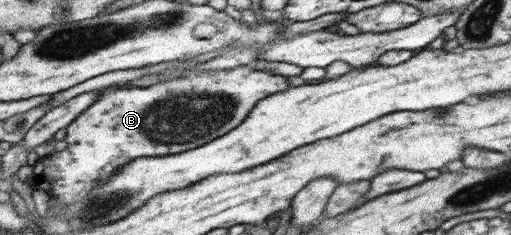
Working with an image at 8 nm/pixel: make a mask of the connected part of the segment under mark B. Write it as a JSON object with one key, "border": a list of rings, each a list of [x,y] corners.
{"border":[[[250,64],[222,70],[189,70],[185,77],[165,80],[151,87],[106,88],[99,101],[93,103],[82,116],[77,117],[66,128],[65,140],[68,147],[39,159],[35,164],[34,177],[39,181],[38,189],[51,193],[57,201],[51,204],[47,215],[53,215],[53,219],[64,218],[69,204],[82,200],[95,186],[104,184],[121,167],[134,159],[181,154],[223,137],[247,120],[261,99],[289,89],[287,77],[254,69]]]}

